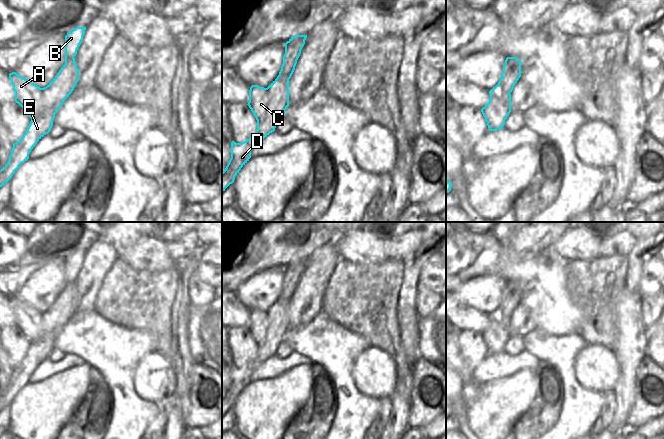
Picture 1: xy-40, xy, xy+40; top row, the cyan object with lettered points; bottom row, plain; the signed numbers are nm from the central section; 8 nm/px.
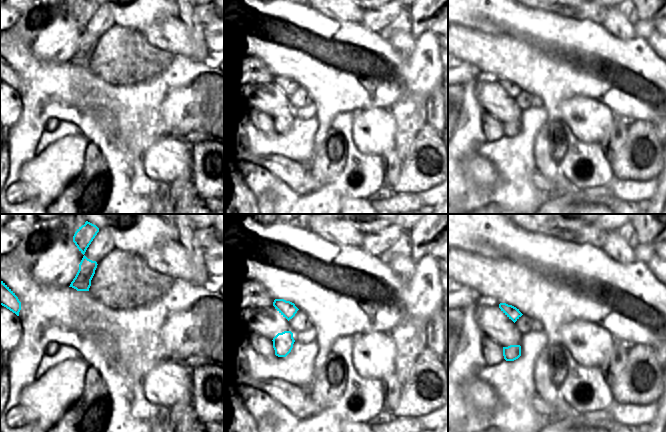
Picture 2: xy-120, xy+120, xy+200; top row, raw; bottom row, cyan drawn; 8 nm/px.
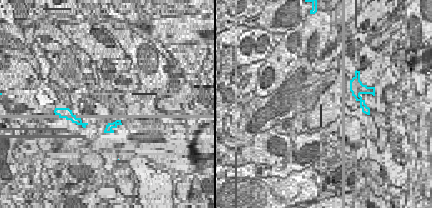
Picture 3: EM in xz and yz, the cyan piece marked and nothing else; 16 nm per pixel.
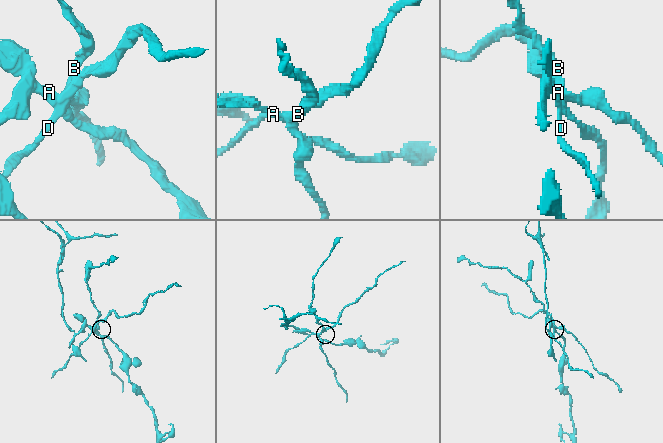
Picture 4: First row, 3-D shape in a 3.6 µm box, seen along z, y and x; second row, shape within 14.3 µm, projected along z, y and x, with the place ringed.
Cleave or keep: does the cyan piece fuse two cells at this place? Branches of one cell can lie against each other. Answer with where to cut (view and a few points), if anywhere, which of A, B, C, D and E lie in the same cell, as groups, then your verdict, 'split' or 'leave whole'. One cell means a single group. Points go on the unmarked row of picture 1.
cut xy+40 (497, 308), (504, 318), (509, 318); groups A C D E / B; split

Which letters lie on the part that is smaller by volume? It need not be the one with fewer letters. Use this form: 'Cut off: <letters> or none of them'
Cut off: B

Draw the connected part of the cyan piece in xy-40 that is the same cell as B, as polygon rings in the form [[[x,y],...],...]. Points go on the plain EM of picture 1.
[[[76,251],[65,260],[65,285],[74,282],[83,264],[86,251]]]

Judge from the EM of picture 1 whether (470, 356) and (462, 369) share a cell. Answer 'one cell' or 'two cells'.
two cells

